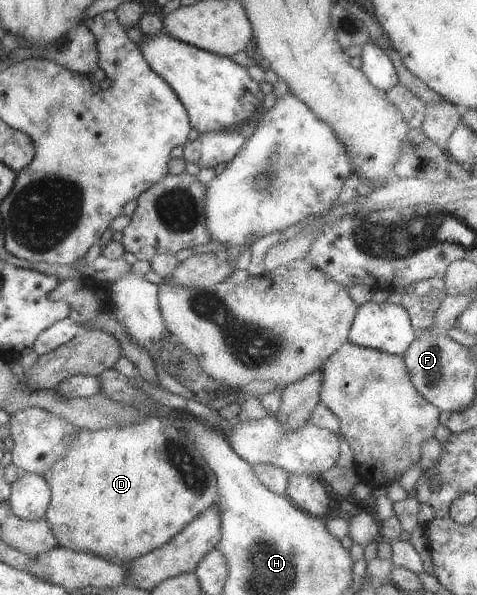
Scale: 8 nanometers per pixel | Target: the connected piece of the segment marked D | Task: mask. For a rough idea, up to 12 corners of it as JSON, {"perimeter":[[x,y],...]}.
{"perimeter":[[165,418],[77,428],[43,471],[56,543],[134,561],[214,504]]}

